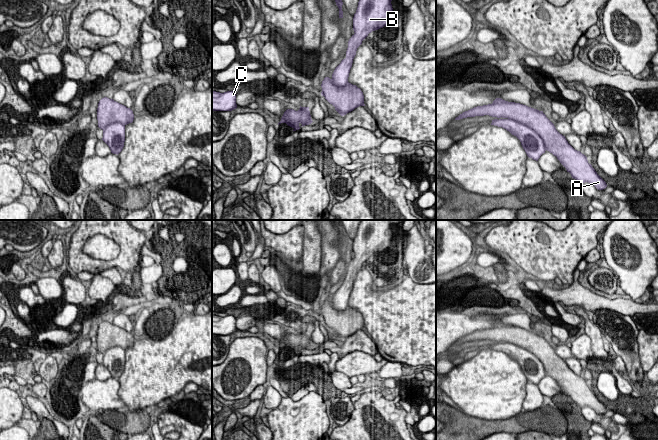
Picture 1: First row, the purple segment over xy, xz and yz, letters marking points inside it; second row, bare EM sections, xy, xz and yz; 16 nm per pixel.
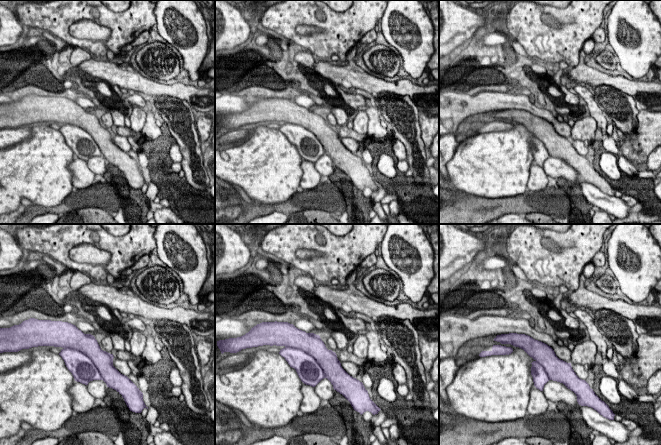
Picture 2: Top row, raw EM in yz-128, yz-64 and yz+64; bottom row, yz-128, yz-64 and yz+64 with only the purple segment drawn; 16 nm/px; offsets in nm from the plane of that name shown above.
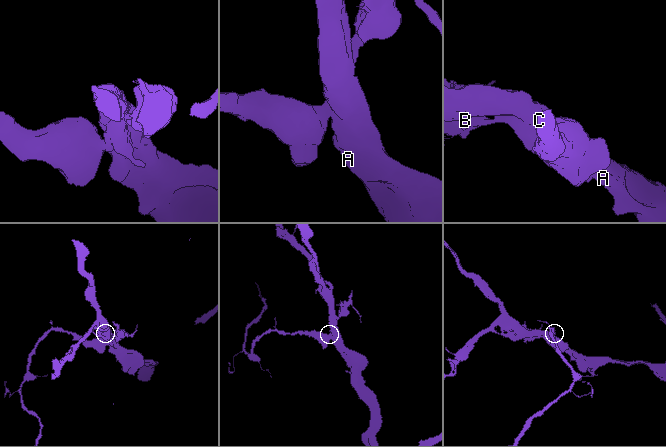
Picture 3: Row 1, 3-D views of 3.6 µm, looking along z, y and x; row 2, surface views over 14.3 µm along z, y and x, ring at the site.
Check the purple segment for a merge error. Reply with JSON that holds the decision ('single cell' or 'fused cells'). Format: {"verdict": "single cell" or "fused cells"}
{"verdict": "fused cells"}

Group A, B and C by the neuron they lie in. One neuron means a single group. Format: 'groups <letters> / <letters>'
groups A / B C

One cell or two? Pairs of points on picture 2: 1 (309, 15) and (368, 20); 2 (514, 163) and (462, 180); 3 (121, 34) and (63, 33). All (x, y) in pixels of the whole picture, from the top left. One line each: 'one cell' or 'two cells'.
1: one cell
2: one cell
3: one cell

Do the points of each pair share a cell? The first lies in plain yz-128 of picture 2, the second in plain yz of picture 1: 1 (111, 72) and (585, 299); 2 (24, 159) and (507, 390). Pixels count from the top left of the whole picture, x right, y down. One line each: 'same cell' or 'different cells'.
1: same cell
2: same cell

